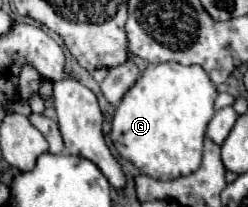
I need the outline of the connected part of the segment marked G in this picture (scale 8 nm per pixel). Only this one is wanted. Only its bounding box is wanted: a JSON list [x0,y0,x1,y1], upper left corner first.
[110,63,216,179]

